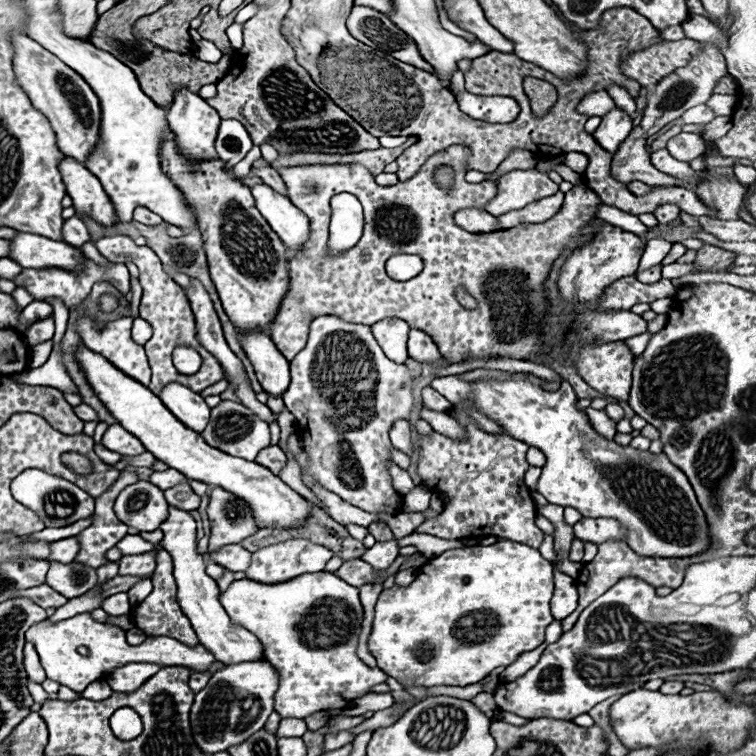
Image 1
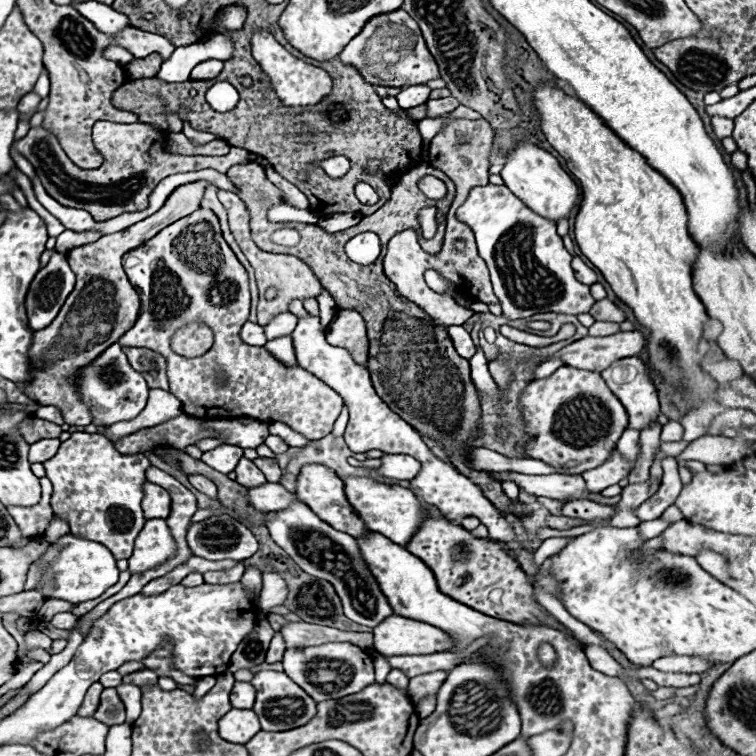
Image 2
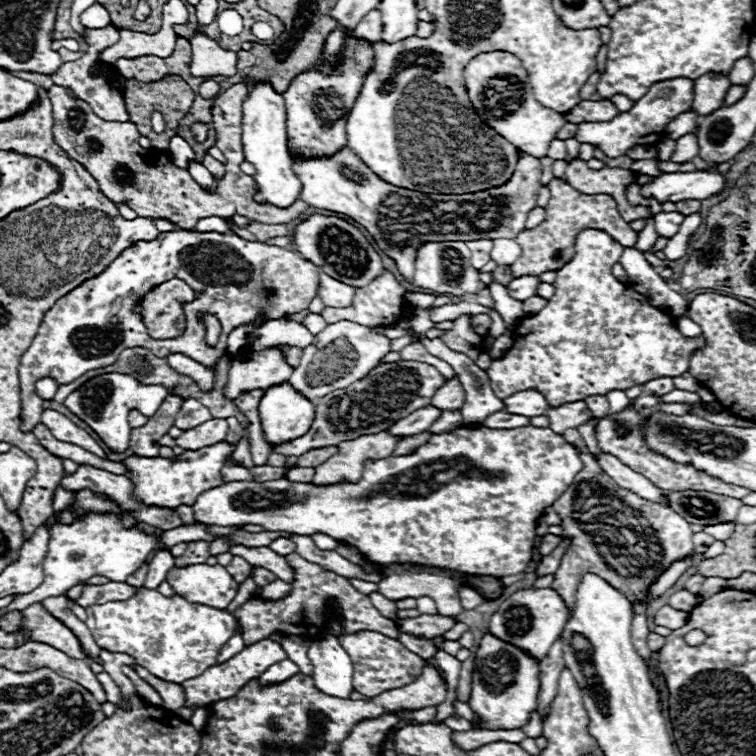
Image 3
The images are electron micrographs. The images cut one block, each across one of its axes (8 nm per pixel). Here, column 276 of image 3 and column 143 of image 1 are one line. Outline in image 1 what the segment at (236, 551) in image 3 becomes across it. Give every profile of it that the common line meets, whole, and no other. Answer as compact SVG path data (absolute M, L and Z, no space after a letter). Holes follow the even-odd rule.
M154 550L136 556L122 556L120 558L120 576L140 576L148 578L154 572Z

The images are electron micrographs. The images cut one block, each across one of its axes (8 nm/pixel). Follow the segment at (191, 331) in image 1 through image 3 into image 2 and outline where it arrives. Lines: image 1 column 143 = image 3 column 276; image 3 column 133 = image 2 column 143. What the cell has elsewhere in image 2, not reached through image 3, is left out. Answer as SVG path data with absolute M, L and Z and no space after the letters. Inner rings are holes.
M198 208L188 218L180 218L172 226L164 228L144 246L128 252L124 256L124 270L142 298L142 310L134 328L128 330L118 342L122 346L144 346L150 350L158 350L158 354L164 354L170 392L182 402L182 410L186 414L202 420L250 416L262 422L284 422L310 440L324 438L332 432L334 420L342 410L342 398L316 376L308 374L304 368L286 368L276 362L268 350L248 346L240 340L240 328L248 320L250 310L248 274L226 244L220 230L220 220L212 210ZM190 322L206 324L214 332L214 346L198 358L184 358L170 348L172 334L180 326L186 326Z

